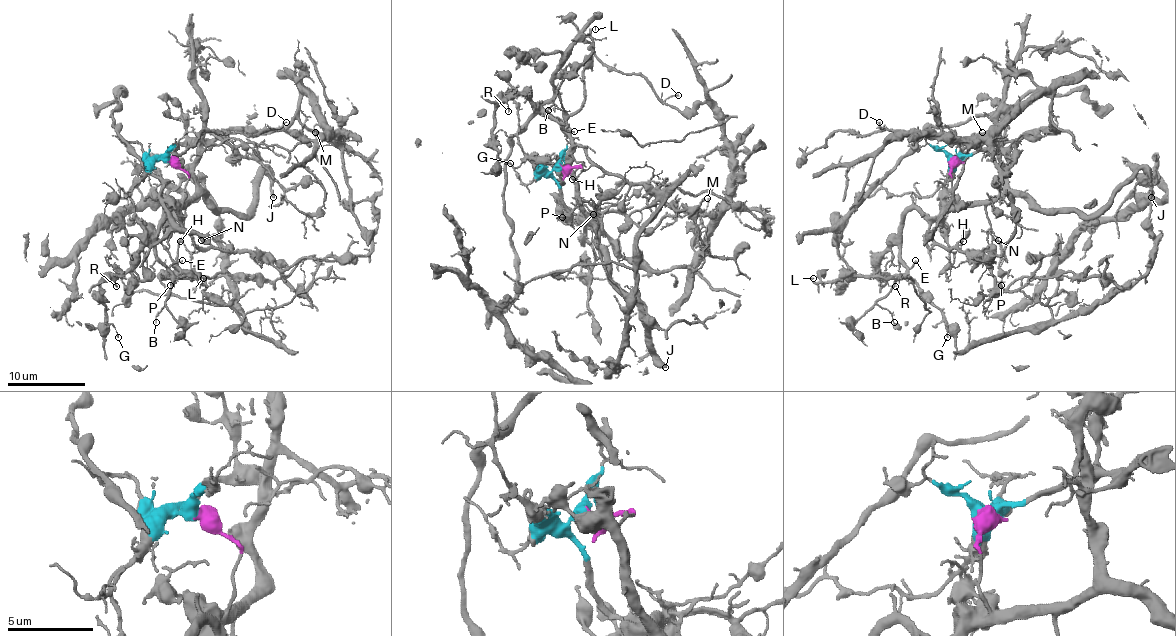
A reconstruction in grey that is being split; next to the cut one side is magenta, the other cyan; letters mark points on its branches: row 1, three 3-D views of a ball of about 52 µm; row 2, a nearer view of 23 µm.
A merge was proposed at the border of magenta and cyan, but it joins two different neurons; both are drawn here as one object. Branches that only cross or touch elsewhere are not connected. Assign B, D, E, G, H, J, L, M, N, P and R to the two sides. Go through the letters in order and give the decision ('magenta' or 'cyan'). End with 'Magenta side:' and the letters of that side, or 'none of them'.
B: magenta
D: cyan
E: magenta
G: magenta
H: magenta
J: magenta
L: magenta
M: cyan
N: magenta
P: magenta
R: magenta
Magenta side: B, E, G, H, J, L, N, P, R

